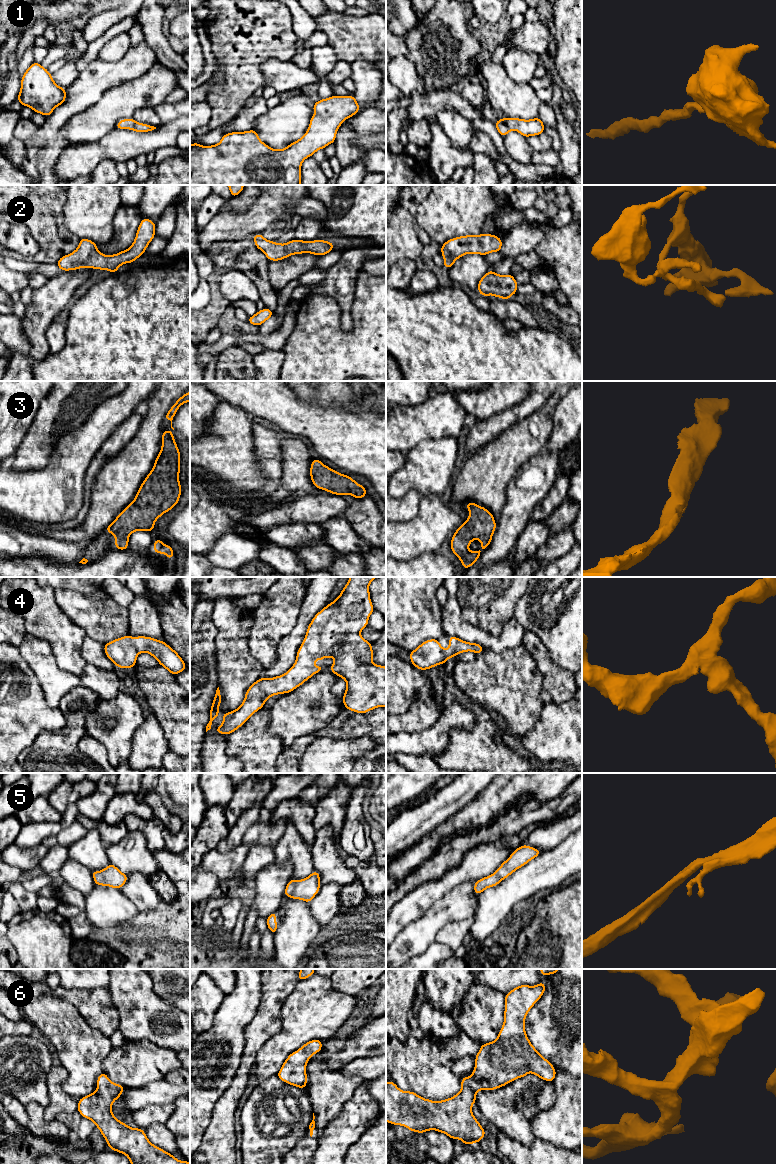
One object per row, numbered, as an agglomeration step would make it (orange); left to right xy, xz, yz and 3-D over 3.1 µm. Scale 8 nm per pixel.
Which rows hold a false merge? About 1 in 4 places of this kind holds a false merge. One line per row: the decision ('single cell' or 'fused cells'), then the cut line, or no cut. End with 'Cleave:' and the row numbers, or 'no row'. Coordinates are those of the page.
1: single cell; cut none
2: single cell; cut none
3: single cell; cut none
4: single cell; cut none
5: single cell; cut none
6: single cell; cut none
Cleave: no row

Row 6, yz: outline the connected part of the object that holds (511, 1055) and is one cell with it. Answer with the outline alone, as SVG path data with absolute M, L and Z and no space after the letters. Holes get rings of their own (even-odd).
M543 982L535 986L520 985L505 994L504 1022L498 1037L481 1045L475 1057L471 1076L461 1079L461 1090L453 1097L441 1101L422 1098L412 1091L403 1091L393 1081L386 1082L386 1121L401 1125L412 1132L425 1133L429 1130L448 1135L452 1140L460 1139L465 1145L478 1143L485 1137L485 1129L472 1113L476 1093L480 1090L495 1090L517 1078L533 1073L544 1081L553 1082L554 1066L531 1044L525 1031L525 1018L534 1004L542 997L546 986Z

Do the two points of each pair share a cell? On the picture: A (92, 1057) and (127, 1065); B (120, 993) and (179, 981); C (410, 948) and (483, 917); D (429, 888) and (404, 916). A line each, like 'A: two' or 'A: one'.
A: two
B: two
C: two
D: one

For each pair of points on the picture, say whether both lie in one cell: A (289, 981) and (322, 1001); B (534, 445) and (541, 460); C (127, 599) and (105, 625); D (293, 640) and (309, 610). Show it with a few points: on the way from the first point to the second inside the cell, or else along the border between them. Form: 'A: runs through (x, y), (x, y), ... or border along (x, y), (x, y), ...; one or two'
A: border along (298, 981), (282, 1005); two
B: border along (544, 448), (528, 461); two
C: border along (103, 591), (118, 604), (127, 608); two
D: runs through (298, 633), (305, 617); one

